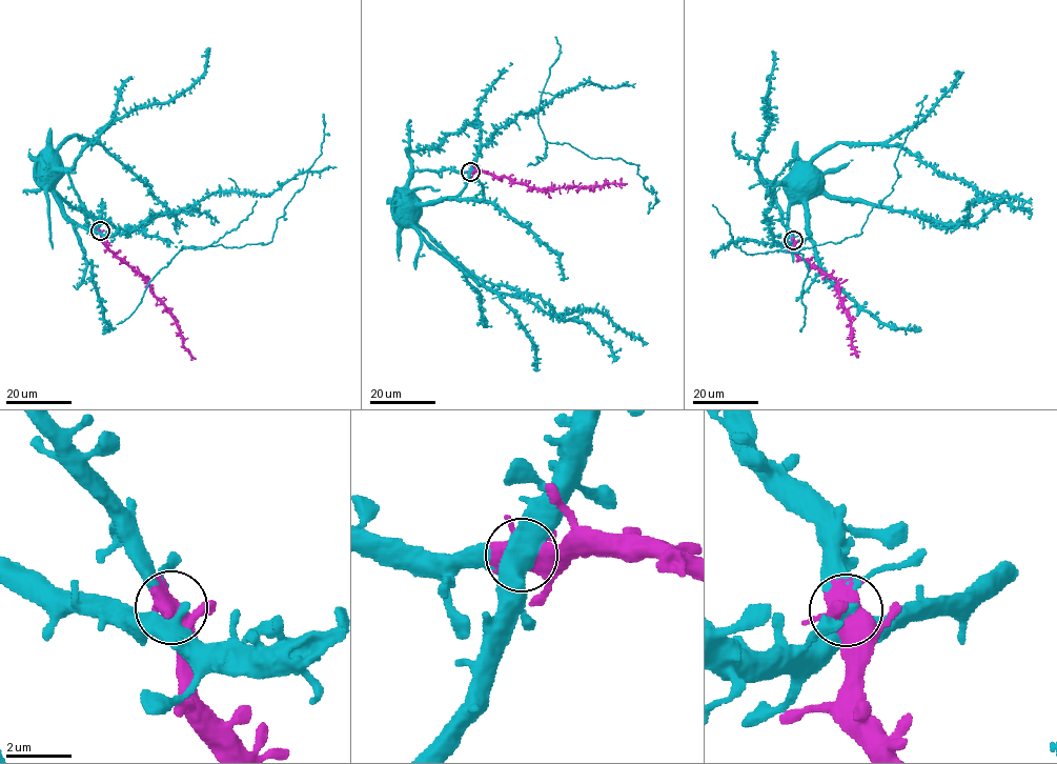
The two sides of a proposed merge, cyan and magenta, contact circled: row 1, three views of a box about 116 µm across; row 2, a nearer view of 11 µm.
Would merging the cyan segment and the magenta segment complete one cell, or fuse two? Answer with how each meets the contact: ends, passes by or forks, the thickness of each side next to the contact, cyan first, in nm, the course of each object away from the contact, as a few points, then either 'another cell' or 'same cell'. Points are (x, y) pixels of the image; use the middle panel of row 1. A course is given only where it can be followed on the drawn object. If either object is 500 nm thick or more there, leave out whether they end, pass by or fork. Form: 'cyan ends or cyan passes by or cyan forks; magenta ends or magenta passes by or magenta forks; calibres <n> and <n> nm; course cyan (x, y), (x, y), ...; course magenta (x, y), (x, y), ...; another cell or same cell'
cyan forks; magenta forks; calibres 360 and 480 nm; course cyan (470, 172), (466, 187), (455, 196), (419, 203), (413, 195), (401, 196); course magenta (469, 172), (484, 171), (546, 190), (625, 185); same cell

